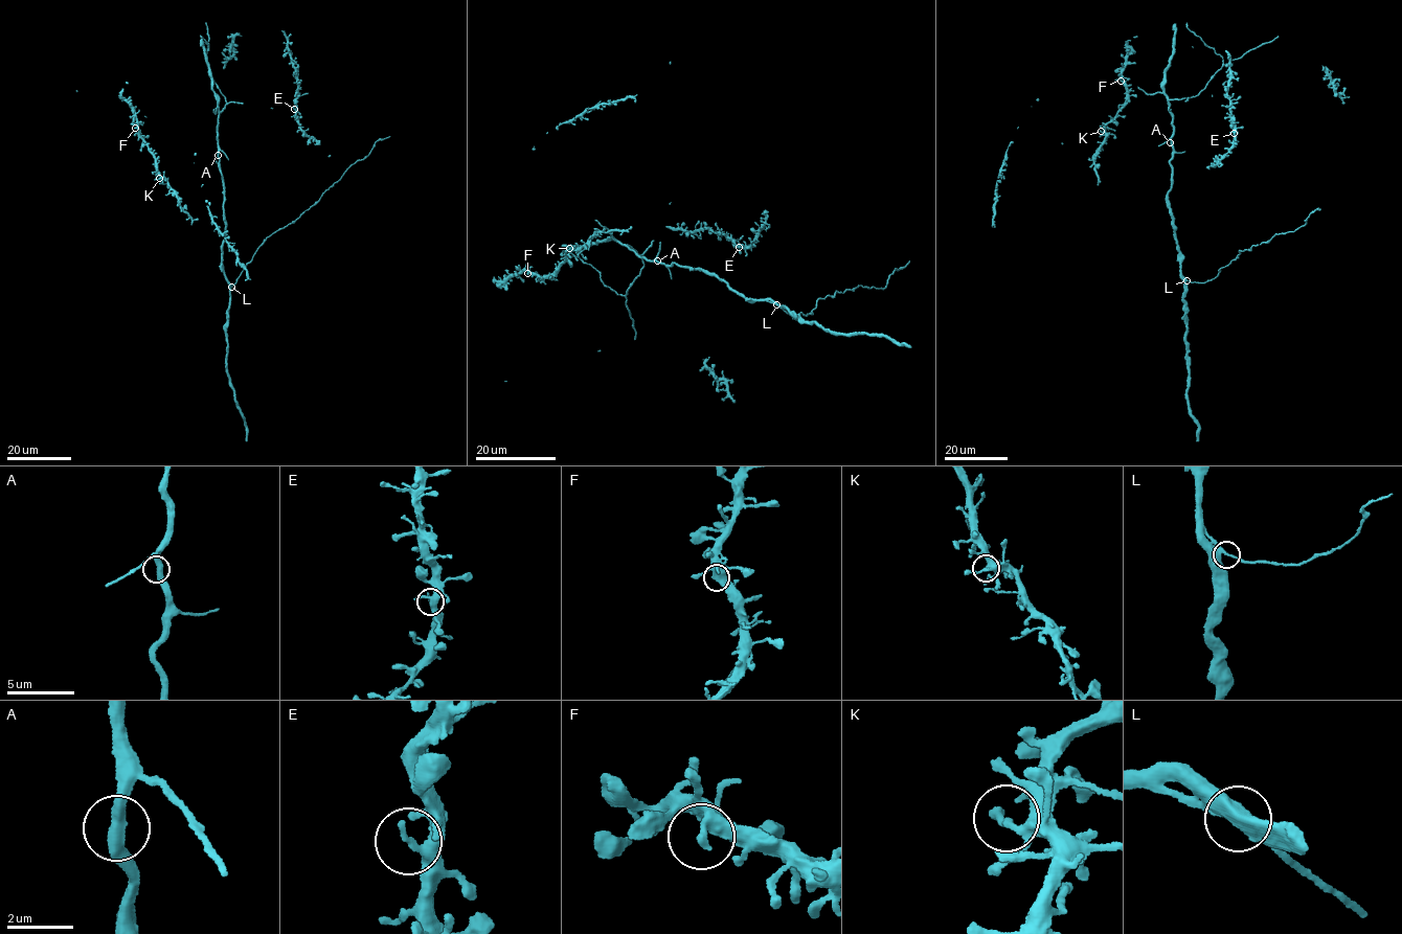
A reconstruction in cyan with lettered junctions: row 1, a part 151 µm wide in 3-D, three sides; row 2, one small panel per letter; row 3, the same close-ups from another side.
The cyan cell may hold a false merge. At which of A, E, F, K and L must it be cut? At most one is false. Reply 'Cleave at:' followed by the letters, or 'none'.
Cleave at: none

